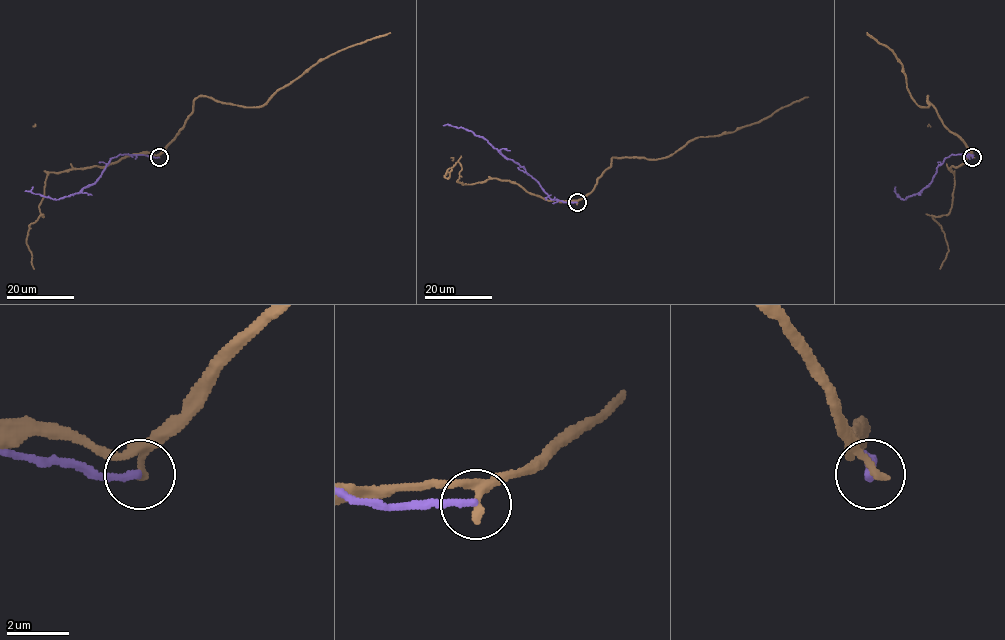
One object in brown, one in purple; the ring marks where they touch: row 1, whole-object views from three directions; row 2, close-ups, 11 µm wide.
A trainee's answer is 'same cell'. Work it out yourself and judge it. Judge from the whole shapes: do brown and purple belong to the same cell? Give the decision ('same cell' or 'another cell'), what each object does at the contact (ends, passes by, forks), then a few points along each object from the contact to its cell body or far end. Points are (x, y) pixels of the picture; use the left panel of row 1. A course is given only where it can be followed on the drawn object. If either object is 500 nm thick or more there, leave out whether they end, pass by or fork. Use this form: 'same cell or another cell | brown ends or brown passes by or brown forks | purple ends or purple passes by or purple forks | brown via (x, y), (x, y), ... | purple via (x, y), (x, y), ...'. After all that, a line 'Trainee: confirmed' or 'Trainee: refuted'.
another cell | brown passes by | purple ends | brown via (159, 157), (184, 124), (193, 102), (199, 96), (260, 107), (280, 89), (335, 53), (390, 32) | purple via (159, 157), (119, 154), (113, 157), (94, 183), (57, 199), (25, 191)
Trainee: refuted

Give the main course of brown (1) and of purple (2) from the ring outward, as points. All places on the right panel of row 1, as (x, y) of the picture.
1: (972, 157), (927, 96), (927, 107), (911, 97), (894, 53), (867, 32)
2: (972, 157), (952, 154), (947, 157), (930, 183), (905, 199), (895, 191)

